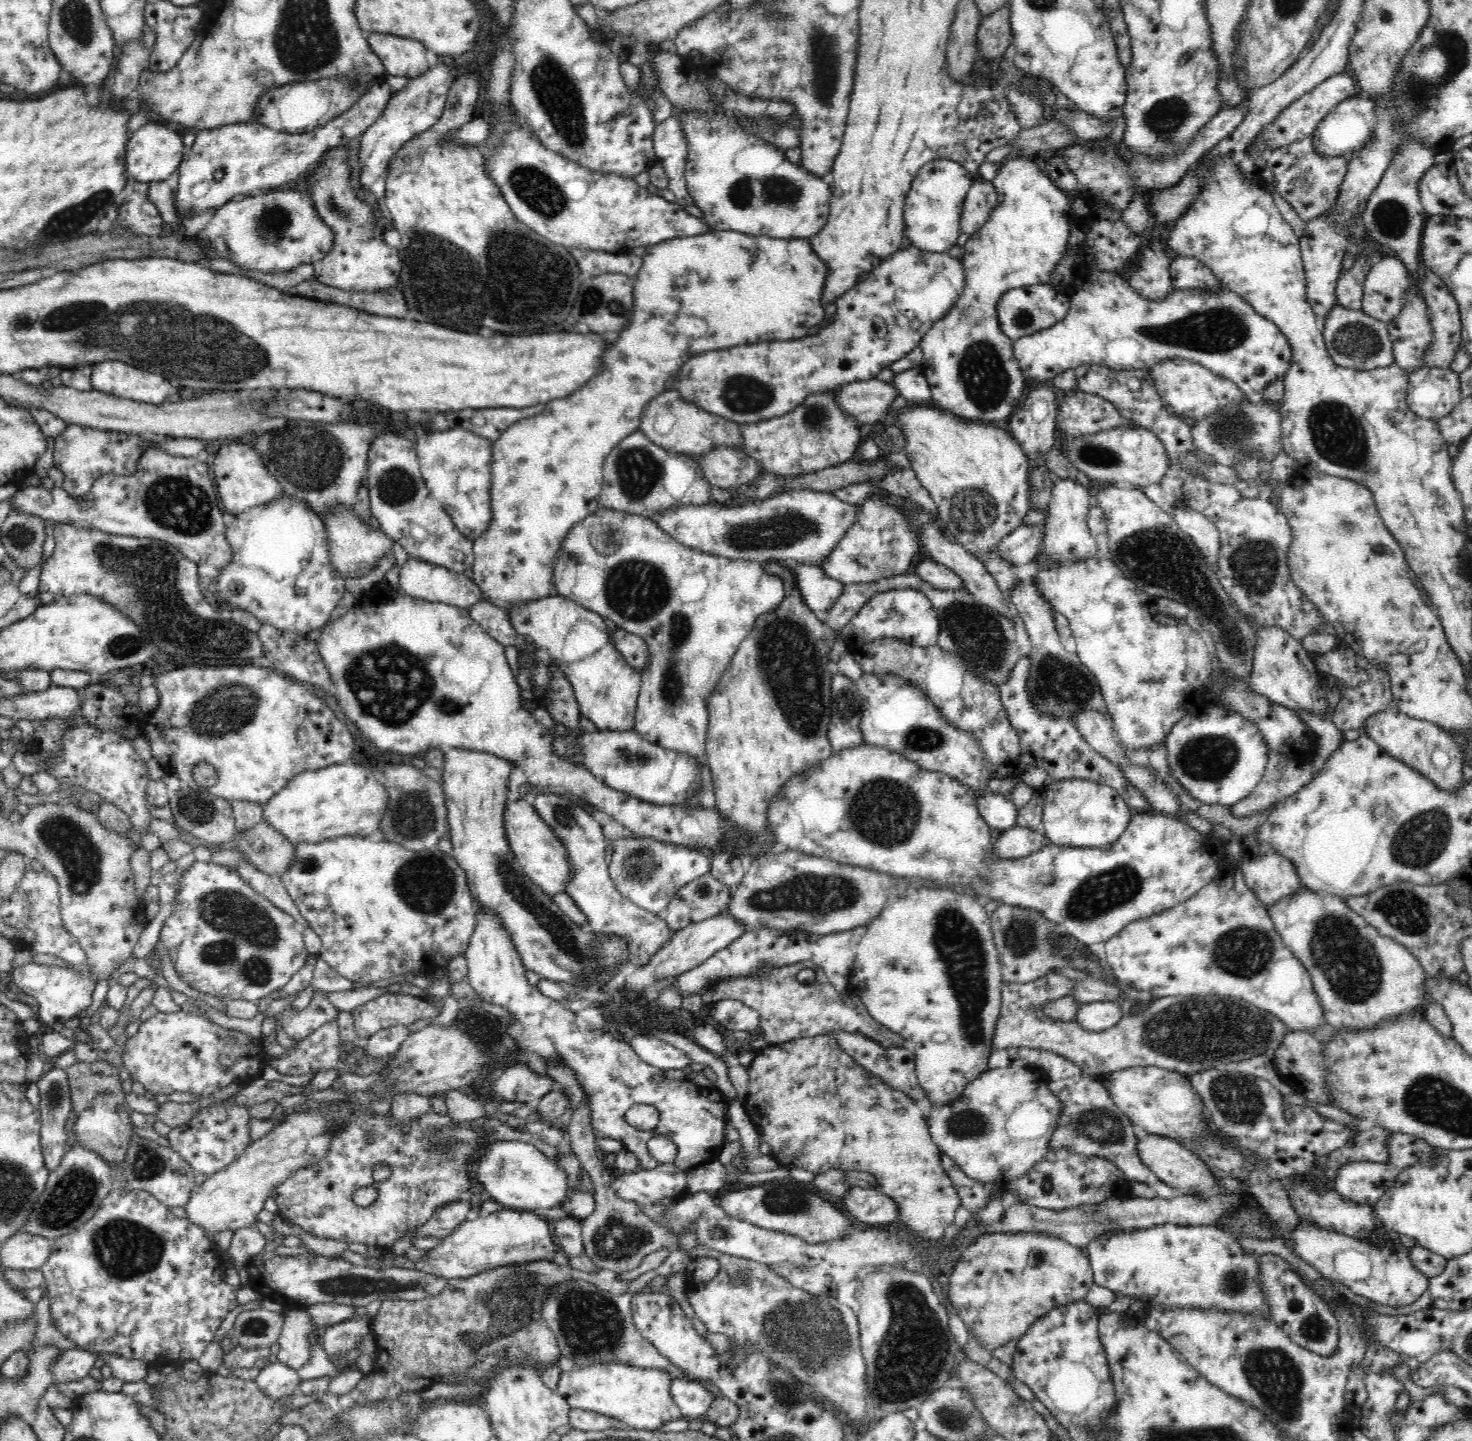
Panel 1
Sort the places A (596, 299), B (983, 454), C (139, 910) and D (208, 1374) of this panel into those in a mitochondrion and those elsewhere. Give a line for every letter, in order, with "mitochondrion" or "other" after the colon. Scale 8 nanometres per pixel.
A: mitochondrion
B: other
C: other
D: other

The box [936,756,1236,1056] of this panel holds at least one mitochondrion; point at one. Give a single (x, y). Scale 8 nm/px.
(1096, 896)

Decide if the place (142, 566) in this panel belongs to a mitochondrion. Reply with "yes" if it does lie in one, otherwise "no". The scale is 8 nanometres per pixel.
yes

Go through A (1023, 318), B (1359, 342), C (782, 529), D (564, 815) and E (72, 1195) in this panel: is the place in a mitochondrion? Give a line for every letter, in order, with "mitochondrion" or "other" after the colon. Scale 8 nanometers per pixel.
A: mitochondrion
B: mitochondrion
C: mitochondrion
D: mitochondrion
E: mitochondrion

